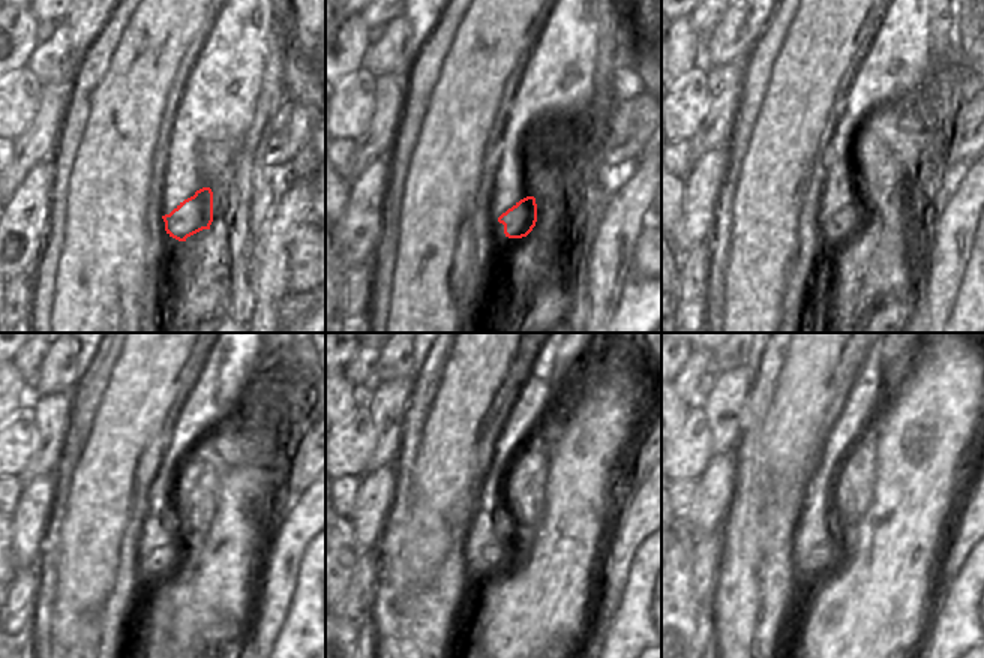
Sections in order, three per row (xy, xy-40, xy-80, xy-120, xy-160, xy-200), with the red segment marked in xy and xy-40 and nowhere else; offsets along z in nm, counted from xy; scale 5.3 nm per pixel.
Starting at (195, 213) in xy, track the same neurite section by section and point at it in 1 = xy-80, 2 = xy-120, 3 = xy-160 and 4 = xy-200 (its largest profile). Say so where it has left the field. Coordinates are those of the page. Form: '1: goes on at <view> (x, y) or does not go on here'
1: goes on at xy-80 (854, 215)
2: goes on at xy-120 (179, 547)
3: goes on at xy-160 (491, 553)
4: goes on at xy-200 (821, 556)

